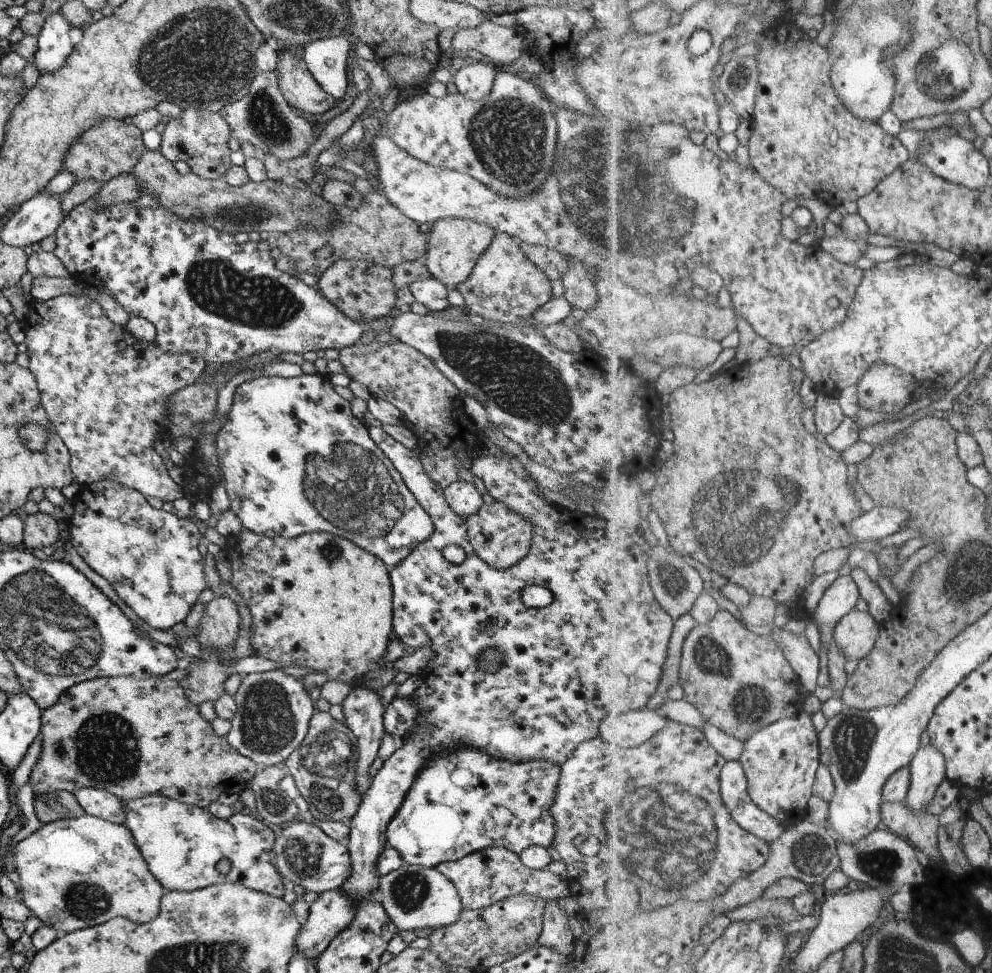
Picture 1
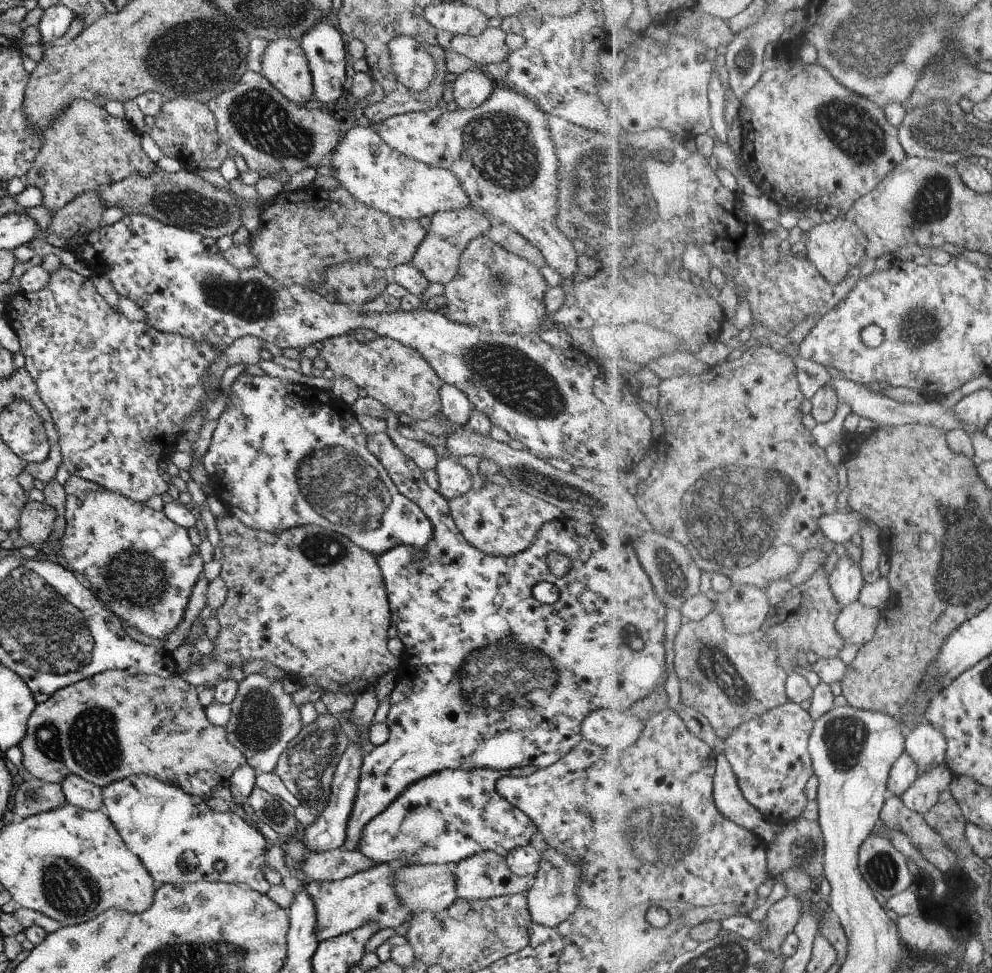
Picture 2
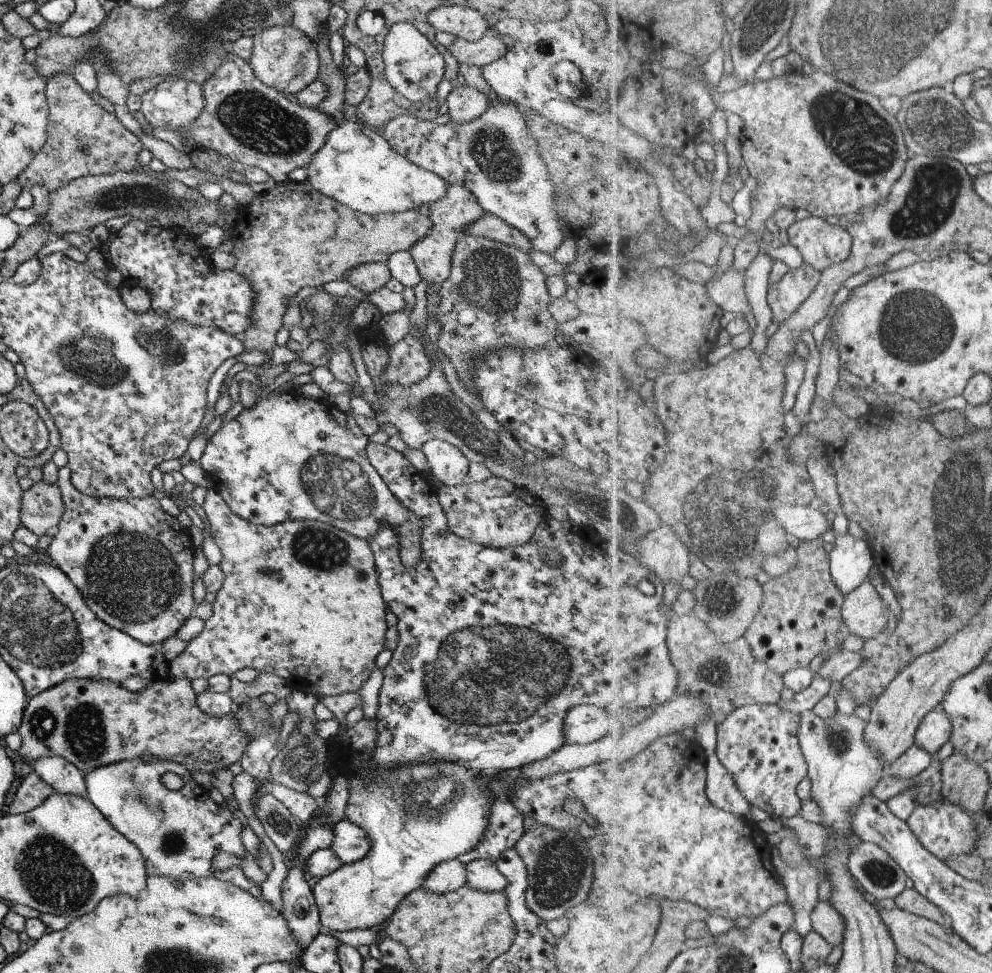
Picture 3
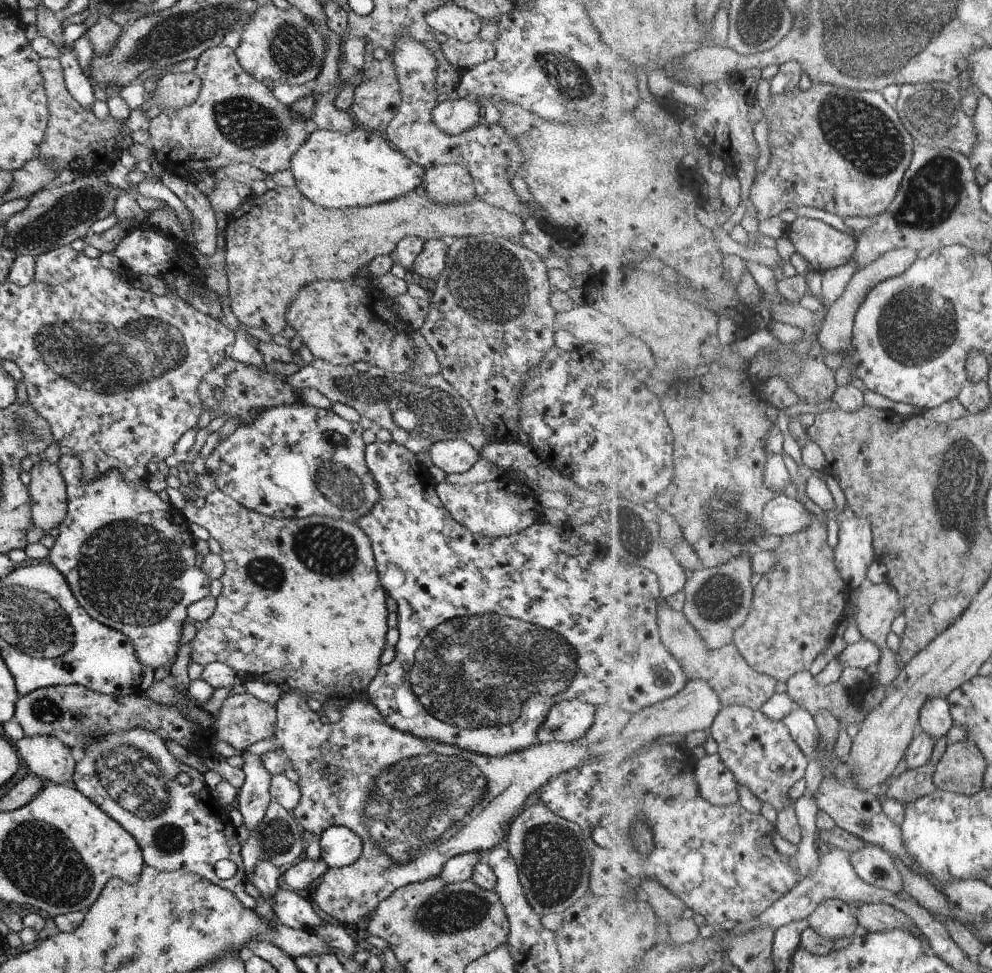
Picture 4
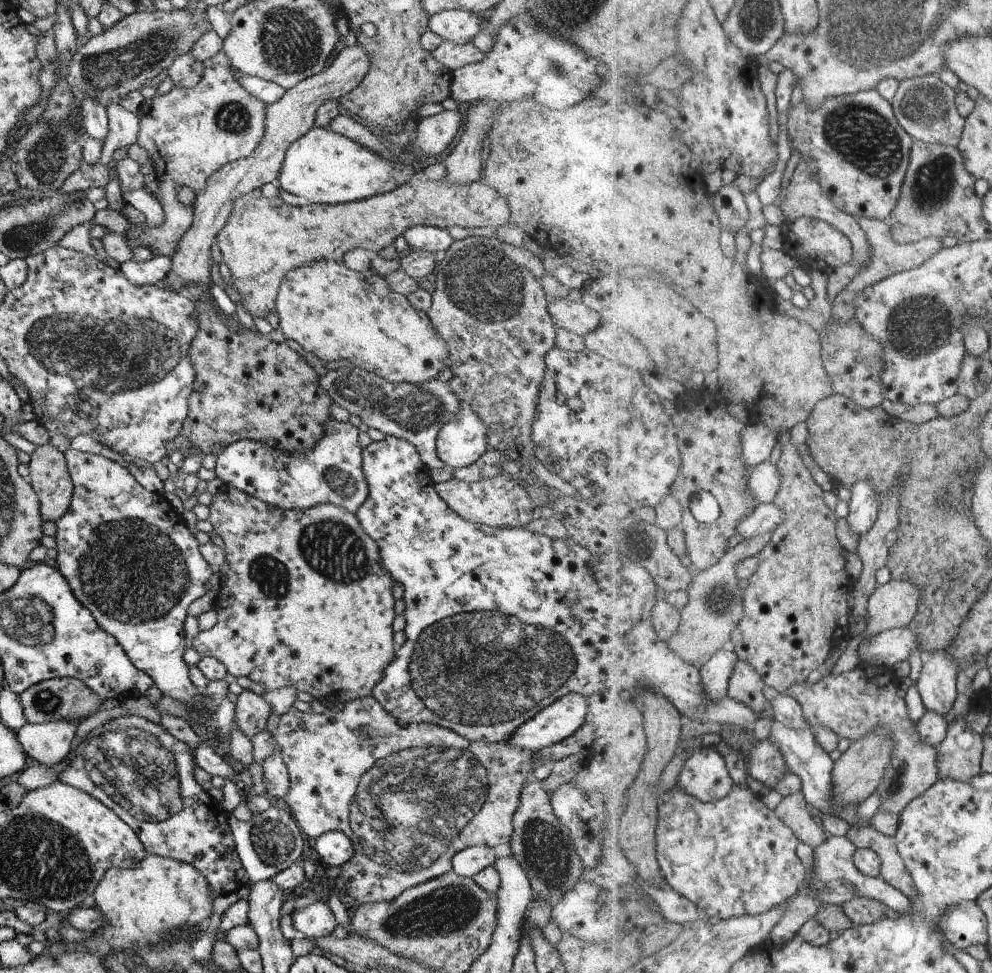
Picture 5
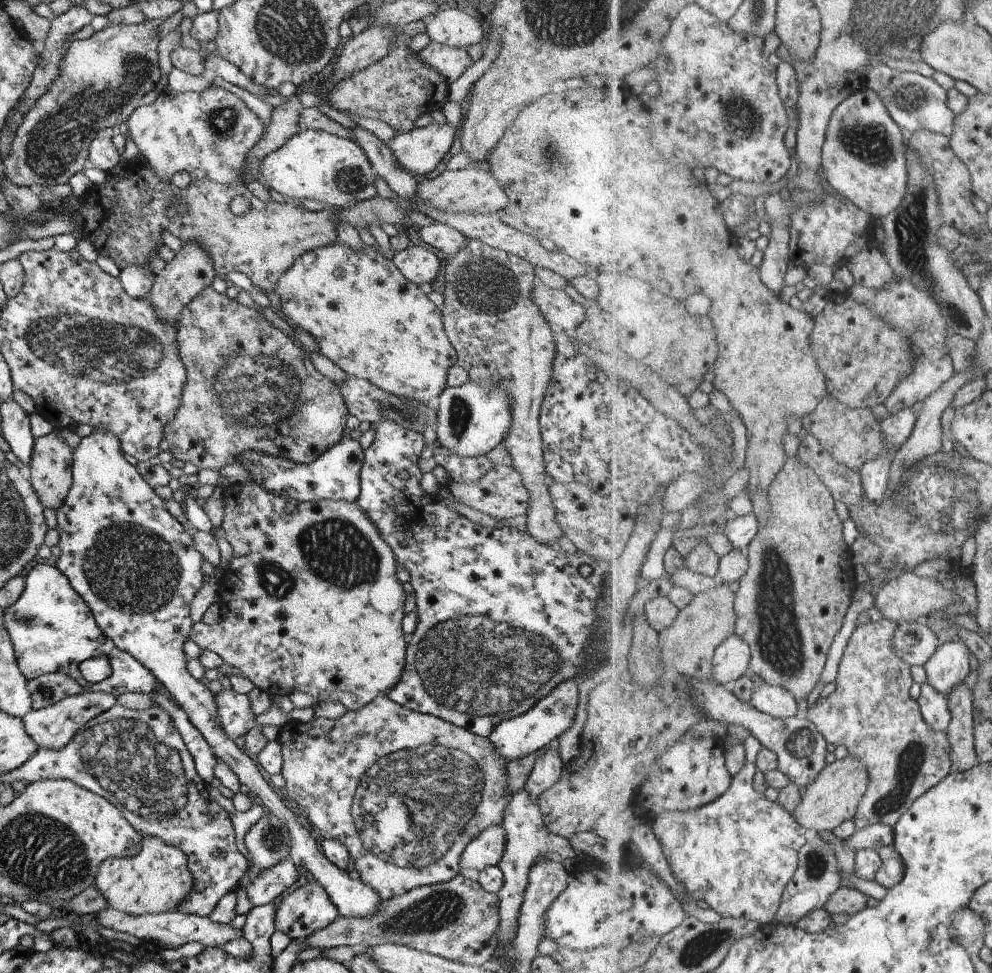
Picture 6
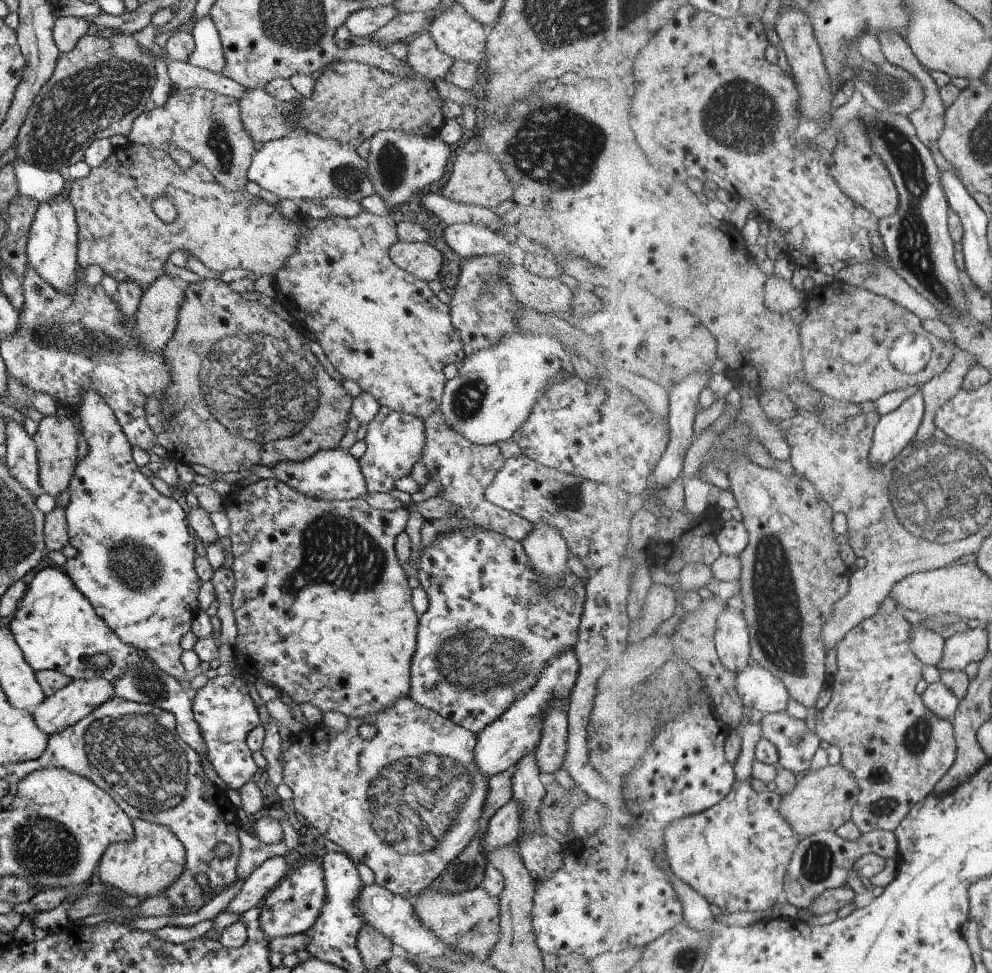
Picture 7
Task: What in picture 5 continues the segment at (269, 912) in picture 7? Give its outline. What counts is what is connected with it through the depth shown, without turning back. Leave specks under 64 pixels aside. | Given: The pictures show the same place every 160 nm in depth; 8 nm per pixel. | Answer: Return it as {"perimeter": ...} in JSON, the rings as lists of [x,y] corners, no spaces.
{"perimeter":[[[314,902],[291,912],[292,925],[299,936],[316,939],[333,932],[336,925],[335,918],[325,905],[322,902]]]}

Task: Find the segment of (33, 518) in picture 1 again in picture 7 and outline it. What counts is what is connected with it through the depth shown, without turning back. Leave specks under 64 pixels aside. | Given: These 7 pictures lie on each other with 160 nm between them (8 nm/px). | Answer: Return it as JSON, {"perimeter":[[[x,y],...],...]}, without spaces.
{"perimeter":[[[53,414],[48,417],[43,417],[40,422],[37,424],[36,432],[32,435],[34,445],[36,446],[36,468],[38,472],[38,483],[44,492],[53,498],[57,497],[61,492],[65,492],[68,488],[68,482],[70,481],[71,475],[75,470],[77,458],[77,436],[79,433],[73,424],[71,423],[70,418],[67,415],[57,415]]]}

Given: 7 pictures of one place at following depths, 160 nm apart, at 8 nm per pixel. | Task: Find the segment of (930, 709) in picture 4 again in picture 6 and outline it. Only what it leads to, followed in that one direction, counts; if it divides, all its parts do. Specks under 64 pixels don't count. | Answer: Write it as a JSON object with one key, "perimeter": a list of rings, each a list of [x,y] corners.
{"perimeter":[[[960,640],[940,644],[923,665],[926,682],[949,698],[952,690],[961,685],[971,672],[971,654]]]}

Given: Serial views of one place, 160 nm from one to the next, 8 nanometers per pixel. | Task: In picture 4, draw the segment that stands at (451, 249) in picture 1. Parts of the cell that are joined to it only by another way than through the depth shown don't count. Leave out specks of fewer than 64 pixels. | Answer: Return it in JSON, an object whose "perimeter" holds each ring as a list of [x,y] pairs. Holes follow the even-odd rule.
{"perimeter":[[[459,165],[429,167],[422,180],[430,206],[459,206],[477,198],[470,174]],[[425,239],[422,242],[421,252],[414,258],[412,272],[421,278],[437,279],[444,271],[447,241],[442,239]]]}

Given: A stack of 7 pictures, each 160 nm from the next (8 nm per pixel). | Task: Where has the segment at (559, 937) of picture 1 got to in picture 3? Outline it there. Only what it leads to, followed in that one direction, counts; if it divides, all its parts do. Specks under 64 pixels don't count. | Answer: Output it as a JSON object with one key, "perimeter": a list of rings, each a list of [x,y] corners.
{"perimeter":[[[537,824],[530,832],[524,830],[513,848],[519,853],[527,871],[525,906],[535,916],[545,922],[555,920],[587,900],[592,884],[592,862],[588,846],[576,831],[553,830]]]}

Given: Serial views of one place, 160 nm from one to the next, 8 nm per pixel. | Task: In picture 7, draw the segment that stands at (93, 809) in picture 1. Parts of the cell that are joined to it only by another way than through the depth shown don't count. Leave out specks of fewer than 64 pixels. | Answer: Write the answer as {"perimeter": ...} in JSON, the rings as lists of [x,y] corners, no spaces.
{"perimeter":[[[102,678],[90,679],[75,679],[68,685],[60,688],[55,694],[50,697],[45,697],[34,709],[30,712],[33,722],[36,727],[47,736],[60,733],[78,720],[85,718],[91,711],[98,708],[106,700],[115,696],[112,683],[107,682]]]}

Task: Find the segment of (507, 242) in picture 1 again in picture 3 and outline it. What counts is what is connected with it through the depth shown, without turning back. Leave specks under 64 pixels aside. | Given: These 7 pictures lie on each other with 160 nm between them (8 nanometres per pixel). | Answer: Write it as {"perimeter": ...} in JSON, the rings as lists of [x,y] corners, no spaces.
{"perimeter":[[[470,232],[454,244],[450,276],[440,284],[441,302],[433,316],[440,324],[437,346],[477,398],[468,371],[477,357],[502,346],[535,350],[556,337],[557,323],[547,310],[551,298],[545,279],[529,255],[515,247]]]}

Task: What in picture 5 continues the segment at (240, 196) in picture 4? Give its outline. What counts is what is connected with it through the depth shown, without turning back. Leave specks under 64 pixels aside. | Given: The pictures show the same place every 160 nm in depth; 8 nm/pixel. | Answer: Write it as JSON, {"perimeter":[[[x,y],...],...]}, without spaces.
{"perimeter":[[[356,44],[344,47],[330,66],[286,89],[279,100],[264,108],[264,133],[251,156],[217,169],[207,177],[206,185],[196,194],[190,227],[180,237],[177,252],[170,257],[171,268],[165,276],[165,289],[179,293],[189,283],[211,284],[209,247],[230,217],[232,202],[278,177],[286,148],[314,126],[318,106],[327,101],[340,100],[361,82],[368,72],[369,55]]]}

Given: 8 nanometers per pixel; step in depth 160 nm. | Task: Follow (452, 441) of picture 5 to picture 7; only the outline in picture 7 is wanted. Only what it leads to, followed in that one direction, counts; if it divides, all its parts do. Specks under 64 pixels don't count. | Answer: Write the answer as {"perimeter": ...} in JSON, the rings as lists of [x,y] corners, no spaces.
{"perimeter":[[[523,331],[501,337],[494,347],[474,352],[459,364],[458,376],[445,381],[438,410],[451,429],[474,445],[492,445],[510,439],[521,423],[525,422],[537,399],[555,382],[559,371],[573,373],[584,368],[573,351],[563,349],[555,338],[543,334],[532,336],[530,332]]]}

